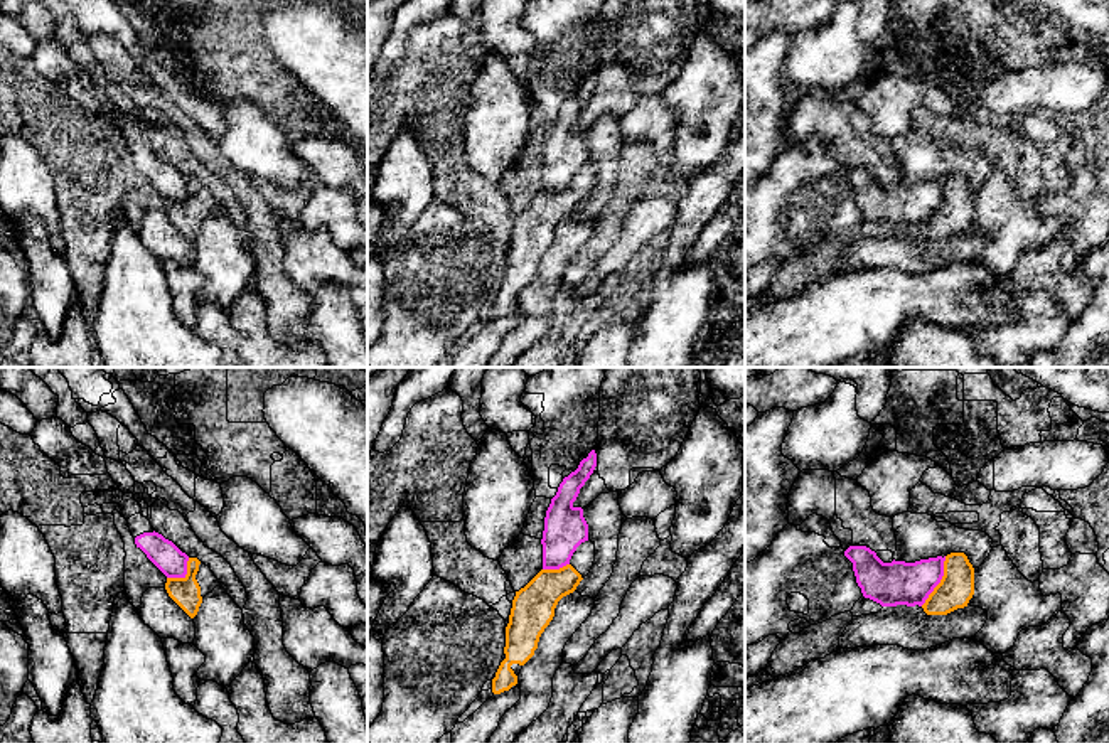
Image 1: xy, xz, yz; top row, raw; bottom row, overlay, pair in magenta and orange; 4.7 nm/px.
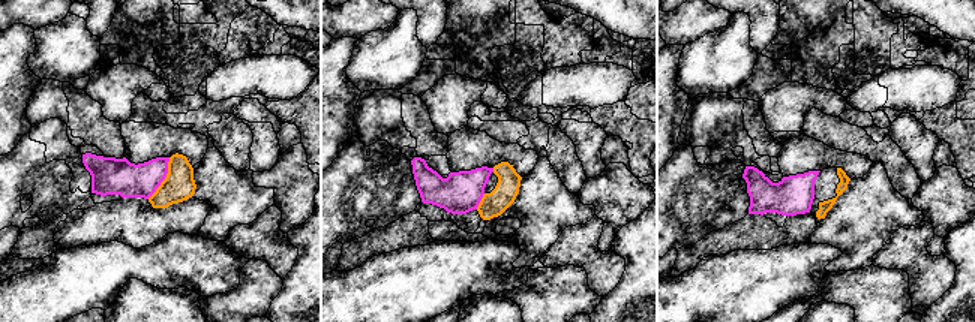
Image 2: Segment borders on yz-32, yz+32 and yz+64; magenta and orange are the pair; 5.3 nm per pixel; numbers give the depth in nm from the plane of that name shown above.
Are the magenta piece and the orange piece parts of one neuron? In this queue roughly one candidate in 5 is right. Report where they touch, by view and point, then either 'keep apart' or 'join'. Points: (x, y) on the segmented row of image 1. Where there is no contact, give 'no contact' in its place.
contact yz (939, 582); keep apart

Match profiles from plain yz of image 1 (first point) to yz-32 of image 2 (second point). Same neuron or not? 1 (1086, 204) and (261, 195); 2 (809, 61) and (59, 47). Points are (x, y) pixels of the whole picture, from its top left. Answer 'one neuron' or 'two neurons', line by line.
1: two neurons
2: one neuron

